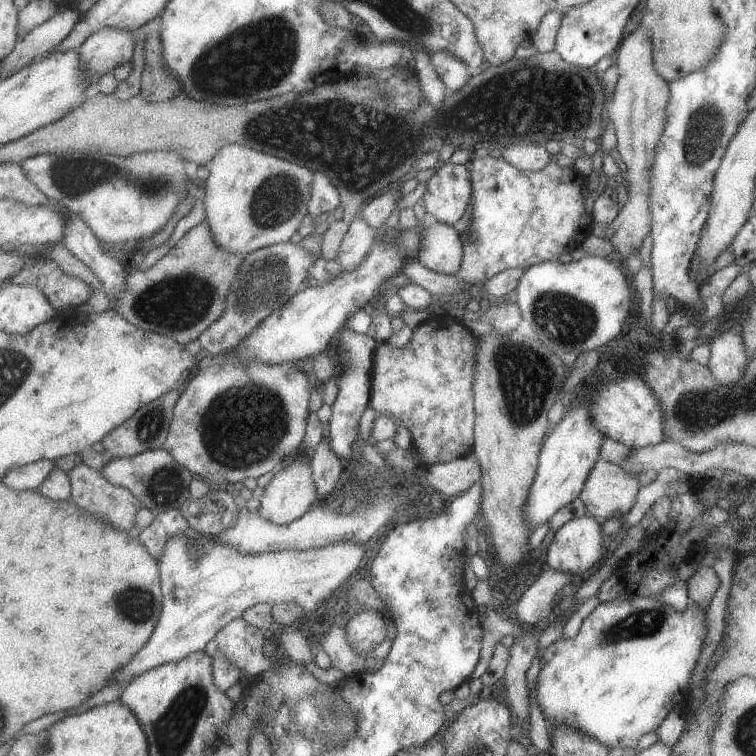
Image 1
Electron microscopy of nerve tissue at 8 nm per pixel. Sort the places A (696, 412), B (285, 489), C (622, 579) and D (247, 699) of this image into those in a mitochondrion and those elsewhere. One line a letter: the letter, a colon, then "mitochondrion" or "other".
A: mitochondrion
B: other
C: other
D: other

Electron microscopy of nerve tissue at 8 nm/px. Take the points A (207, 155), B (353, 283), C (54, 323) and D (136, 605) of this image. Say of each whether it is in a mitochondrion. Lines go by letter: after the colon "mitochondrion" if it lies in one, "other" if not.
A: other
B: other
C: other
D: mitochondrion

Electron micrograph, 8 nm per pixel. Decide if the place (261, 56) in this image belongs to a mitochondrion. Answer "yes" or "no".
yes

